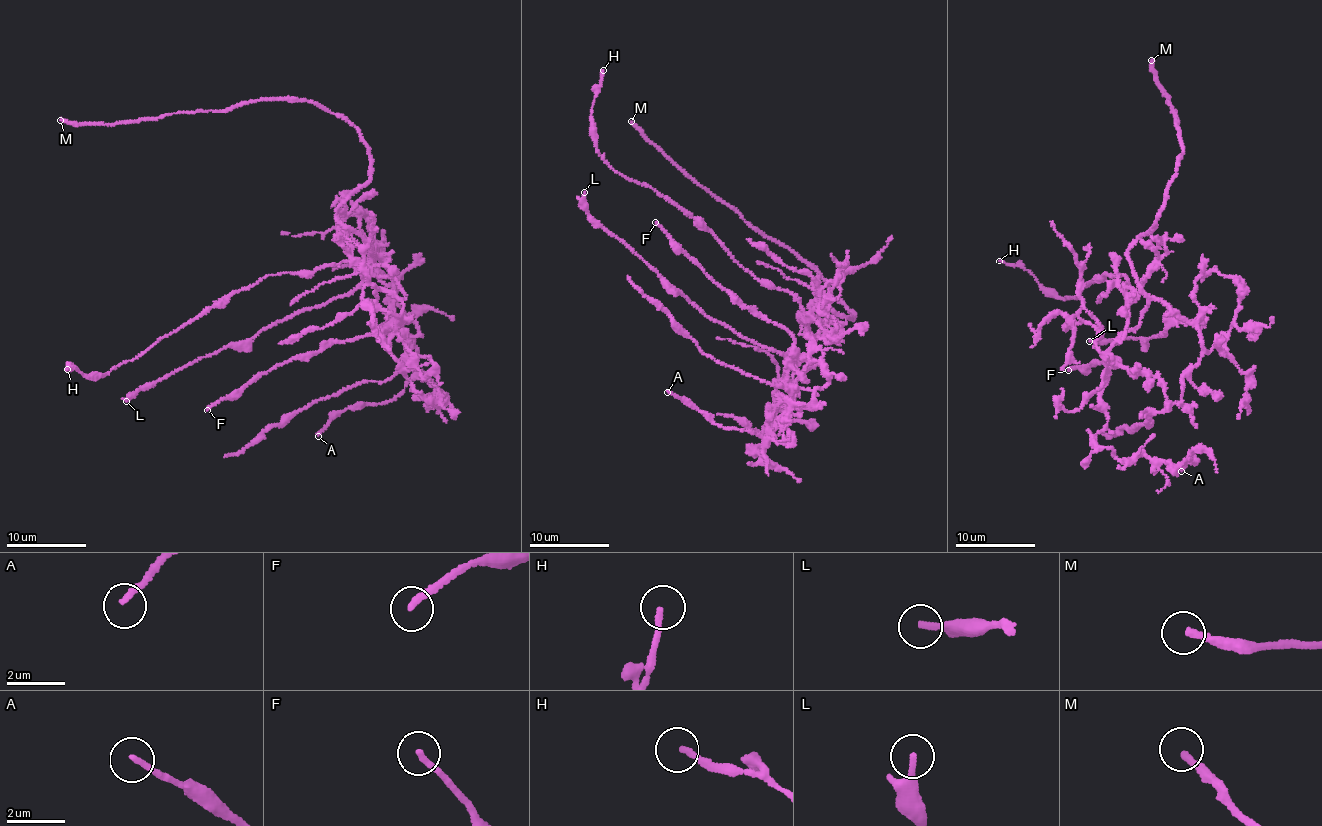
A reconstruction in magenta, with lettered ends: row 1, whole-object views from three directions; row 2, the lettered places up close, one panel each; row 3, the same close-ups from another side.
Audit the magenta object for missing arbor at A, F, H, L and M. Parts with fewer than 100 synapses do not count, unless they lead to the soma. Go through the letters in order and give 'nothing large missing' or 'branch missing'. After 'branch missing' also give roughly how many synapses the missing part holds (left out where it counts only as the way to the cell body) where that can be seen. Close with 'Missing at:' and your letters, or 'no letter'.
A: nothing large missing
F: nothing large missing
H: nothing large missing
L: nothing large missing
M: branch missing
Missing at: M

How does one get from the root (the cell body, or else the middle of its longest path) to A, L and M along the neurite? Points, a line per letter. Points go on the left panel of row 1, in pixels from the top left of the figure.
A: (381, 290), (403, 306), (390, 339), (400, 373), (440, 404), (415, 377), (318, 436)
L: (381, 290), (367, 276), (375, 253), (383, 260), (369, 264), (362, 281), (346, 294), (179, 367), (126, 401)
M: (381, 290), (368, 281), (367, 241), (337, 213), (371, 167), (341, 116), (287, 99), (60, 120)

